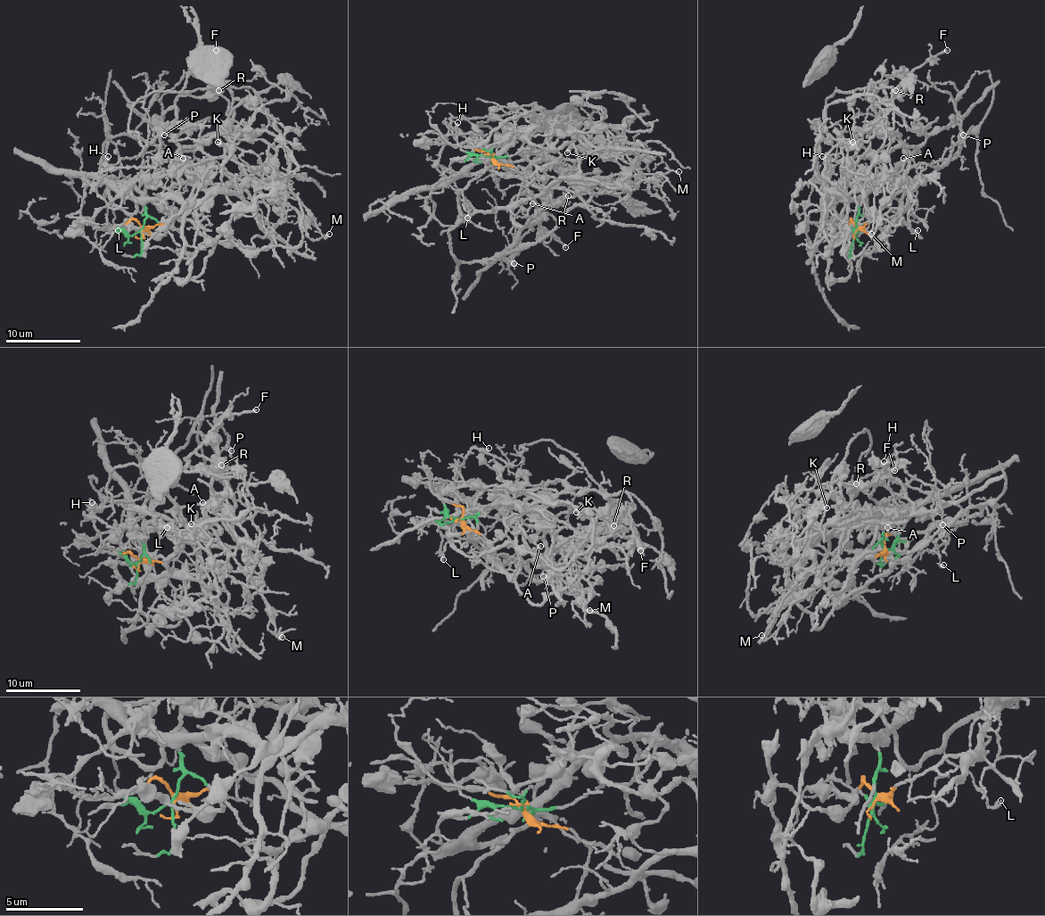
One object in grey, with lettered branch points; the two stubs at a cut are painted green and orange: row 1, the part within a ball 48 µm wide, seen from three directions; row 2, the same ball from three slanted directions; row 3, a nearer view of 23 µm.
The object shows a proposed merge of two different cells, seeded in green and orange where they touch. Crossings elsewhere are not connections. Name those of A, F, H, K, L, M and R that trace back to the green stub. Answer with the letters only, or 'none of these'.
A, F, H, R

